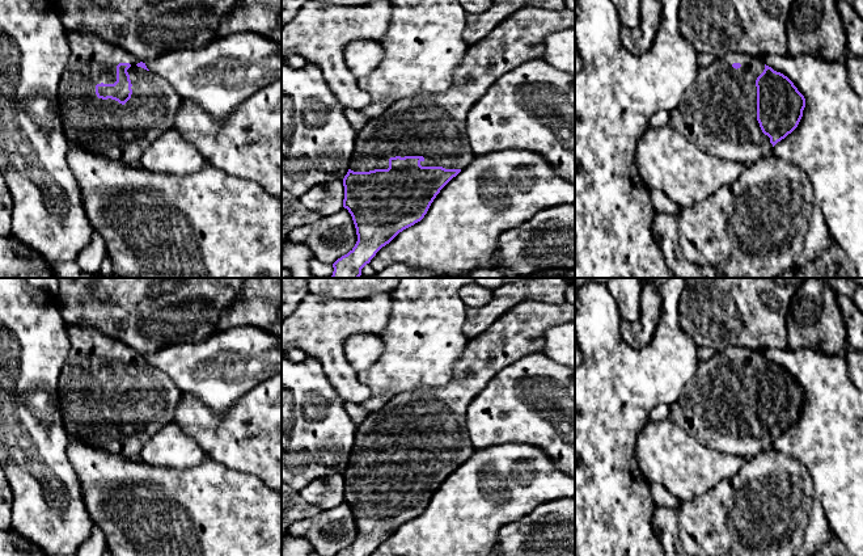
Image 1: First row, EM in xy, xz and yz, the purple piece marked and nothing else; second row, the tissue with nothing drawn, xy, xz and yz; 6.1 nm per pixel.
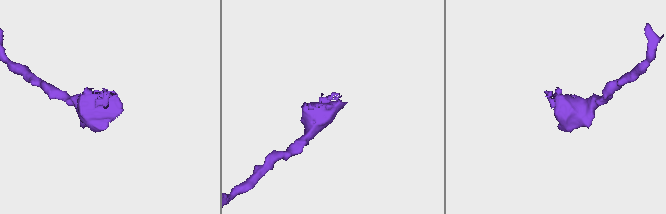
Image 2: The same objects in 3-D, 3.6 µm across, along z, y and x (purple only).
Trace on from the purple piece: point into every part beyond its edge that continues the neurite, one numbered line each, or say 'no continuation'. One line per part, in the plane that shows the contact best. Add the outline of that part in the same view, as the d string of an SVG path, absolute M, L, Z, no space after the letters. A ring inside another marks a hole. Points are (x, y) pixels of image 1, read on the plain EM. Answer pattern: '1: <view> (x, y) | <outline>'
1: xz (424, 418) | M524 300L502 315L487 330L468 341L464 357L456 363L454 376L447 387L419 387L410 392L401 392L389 399L385 405L356 425L356 437L350 462L354 466L388 463L389 452L395 450L423 450L422 460L443 460L445 463L466 462L474 446L466 429L466 408L471 399L503 368L533 353L543 353L543 334L549 328L575 321L575 304L553 306L538 300Z

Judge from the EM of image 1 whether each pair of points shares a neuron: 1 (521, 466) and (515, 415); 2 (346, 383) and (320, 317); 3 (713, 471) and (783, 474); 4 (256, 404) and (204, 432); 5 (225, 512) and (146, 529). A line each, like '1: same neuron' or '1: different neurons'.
1: different neurons
2: same neuron
3: different neurons
4: same neuron
5: same neuron

